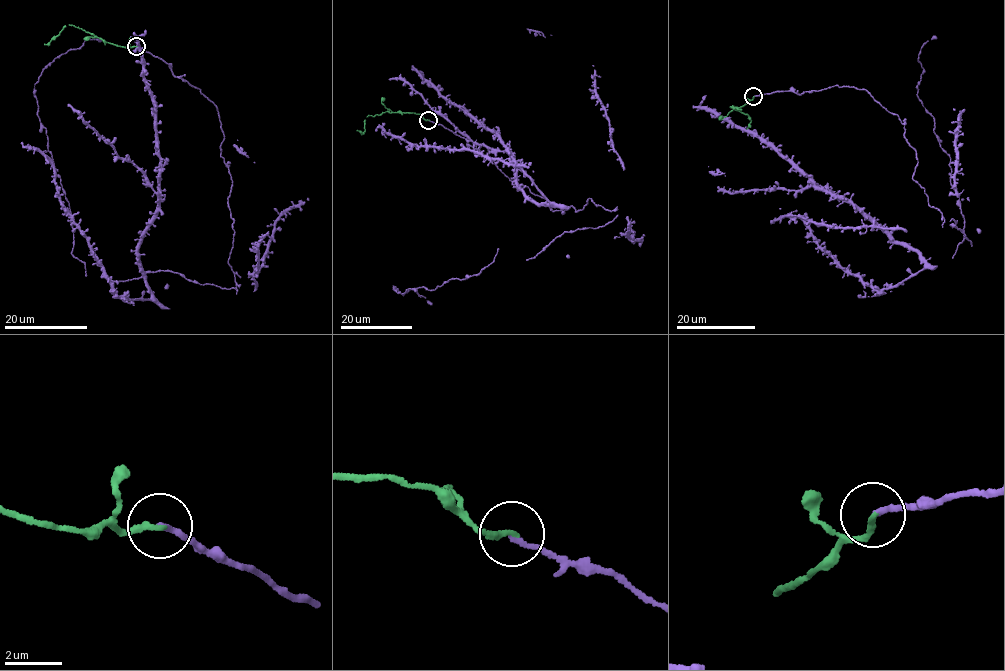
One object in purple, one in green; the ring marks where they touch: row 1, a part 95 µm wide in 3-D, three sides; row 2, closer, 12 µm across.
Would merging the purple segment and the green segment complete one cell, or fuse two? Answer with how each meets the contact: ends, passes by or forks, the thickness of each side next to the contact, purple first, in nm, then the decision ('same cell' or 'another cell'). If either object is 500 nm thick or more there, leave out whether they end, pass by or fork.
purple ends; green ends; calibres 190 and 220 nm; same cell

